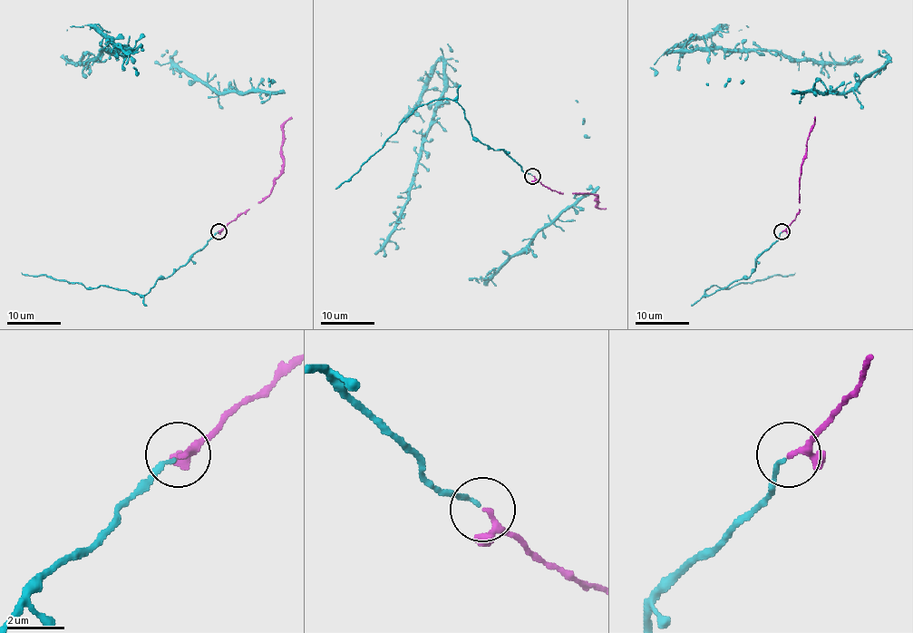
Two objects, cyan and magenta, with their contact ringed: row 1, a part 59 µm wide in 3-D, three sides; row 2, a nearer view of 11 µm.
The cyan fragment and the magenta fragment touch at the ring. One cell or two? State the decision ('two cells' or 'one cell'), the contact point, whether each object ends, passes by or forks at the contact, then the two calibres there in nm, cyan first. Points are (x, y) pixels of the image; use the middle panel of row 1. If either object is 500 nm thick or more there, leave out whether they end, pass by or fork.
one cell; at (532, 176); cyan ends there; magenta passes by; 140 nm thick on the cyan side, 140 nm on the other

